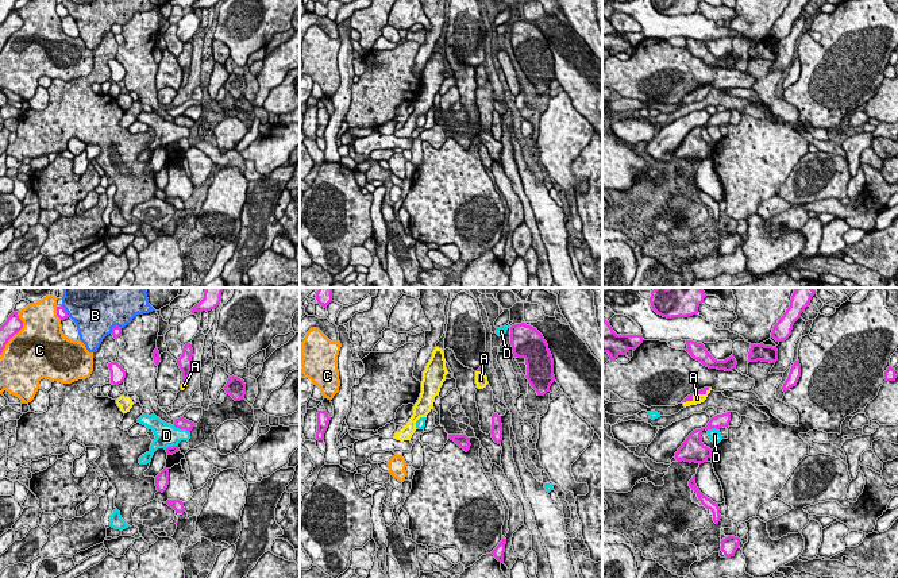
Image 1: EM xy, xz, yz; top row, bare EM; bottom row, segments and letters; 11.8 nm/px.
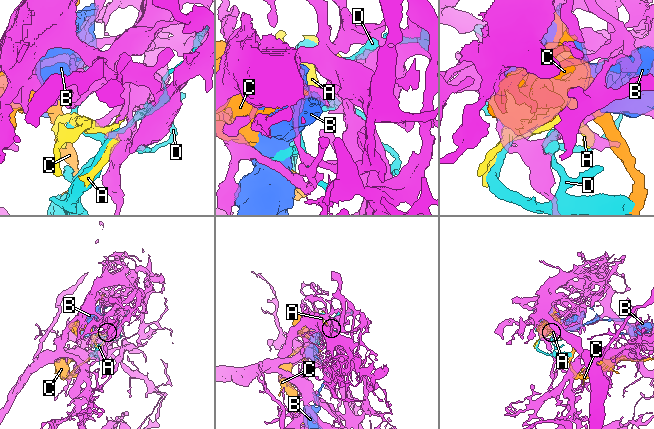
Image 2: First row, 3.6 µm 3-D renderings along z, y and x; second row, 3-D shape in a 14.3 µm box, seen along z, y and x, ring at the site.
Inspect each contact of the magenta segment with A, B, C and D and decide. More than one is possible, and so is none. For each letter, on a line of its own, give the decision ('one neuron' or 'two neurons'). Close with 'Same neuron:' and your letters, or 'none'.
A: one neuron
B: two neurons
C: two neurons
D: two neurons
Same neuron: A

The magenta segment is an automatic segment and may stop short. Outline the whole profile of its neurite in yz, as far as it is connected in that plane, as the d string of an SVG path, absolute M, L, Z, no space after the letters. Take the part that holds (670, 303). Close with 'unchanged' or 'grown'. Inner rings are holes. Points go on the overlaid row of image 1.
M655 288L650 303L663 317L687 317L698 313L705 297L702 288Z; unchanged

